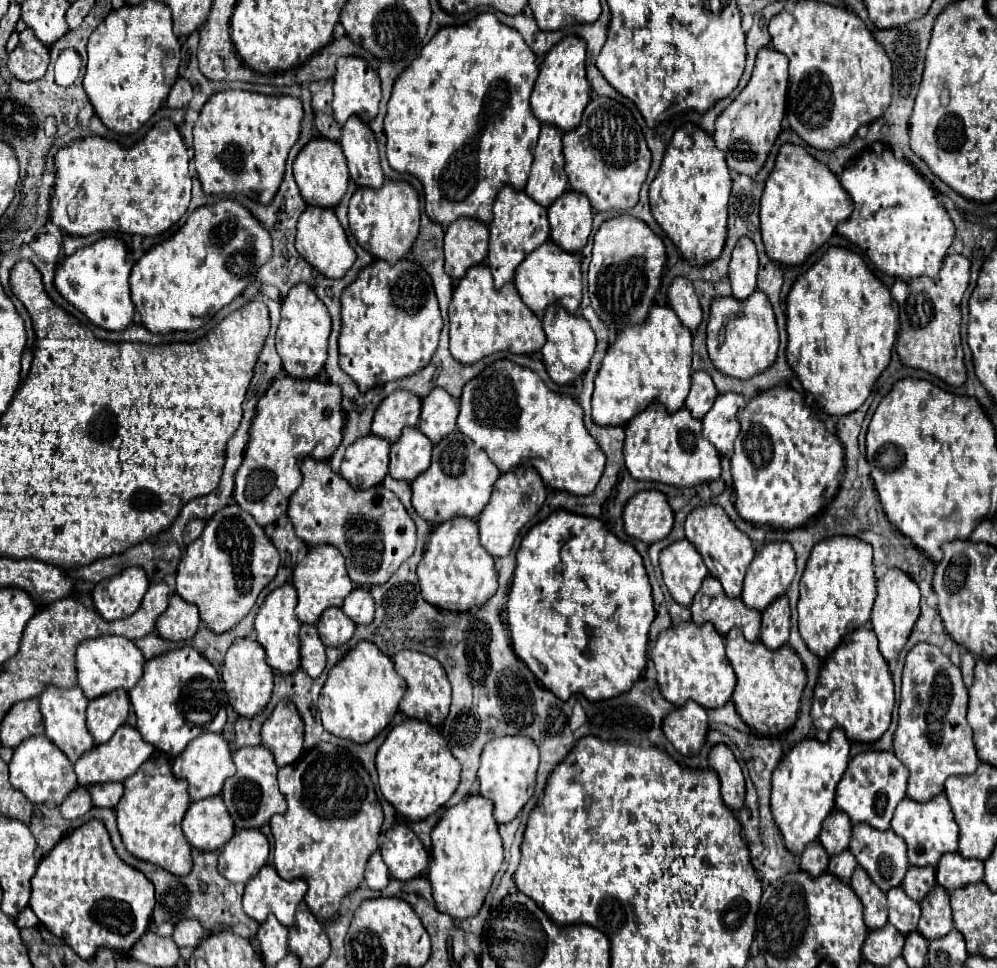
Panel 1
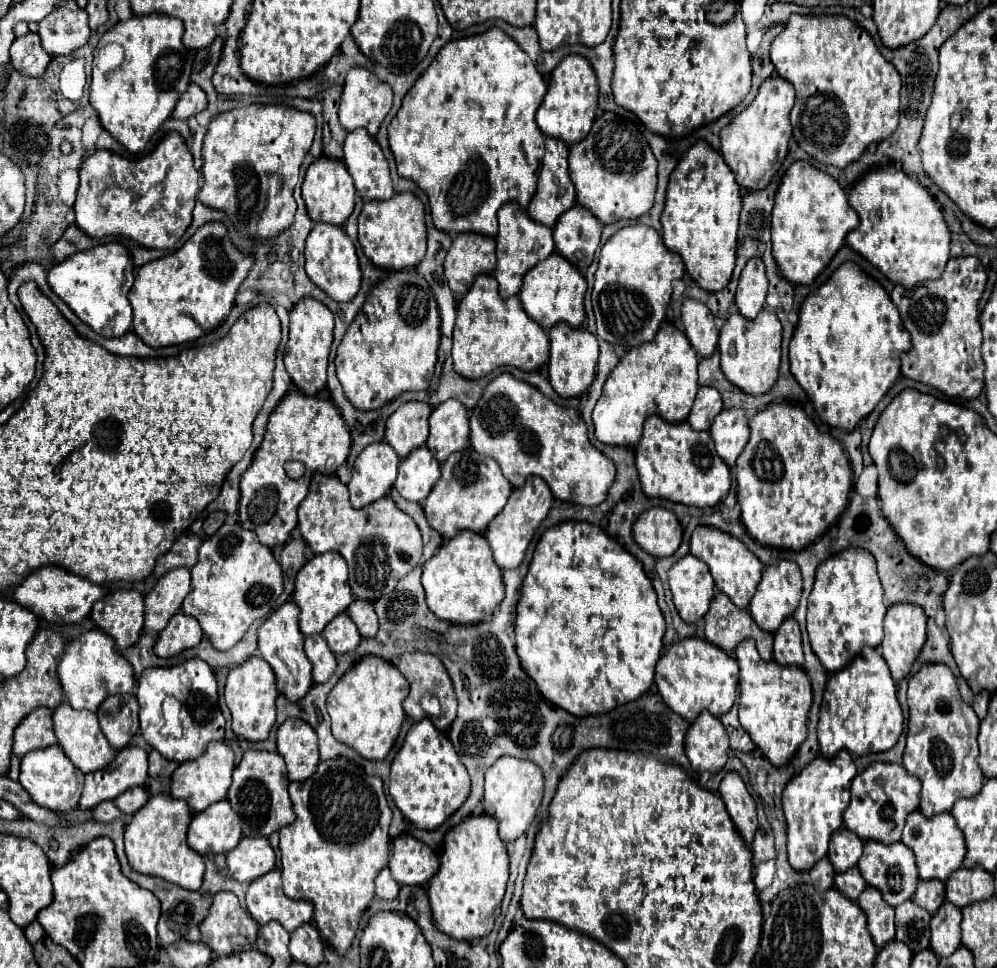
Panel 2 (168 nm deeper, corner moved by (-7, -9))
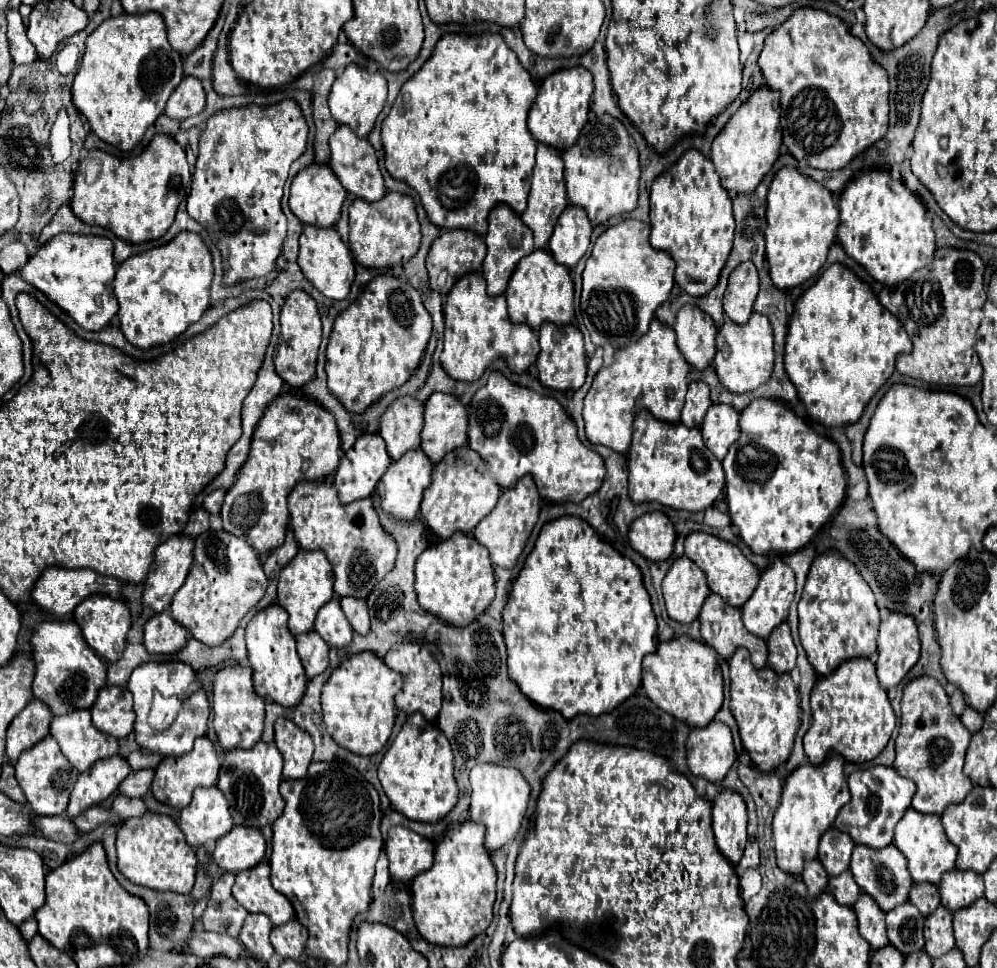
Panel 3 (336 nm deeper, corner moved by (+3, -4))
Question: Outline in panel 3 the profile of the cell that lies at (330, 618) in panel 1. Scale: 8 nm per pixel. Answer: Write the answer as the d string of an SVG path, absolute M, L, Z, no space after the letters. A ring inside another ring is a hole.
M331 599L319 609L315 631L323 637L323 641L327 641L329 647L347 647L351 643L353 629L341 611L339 599Z

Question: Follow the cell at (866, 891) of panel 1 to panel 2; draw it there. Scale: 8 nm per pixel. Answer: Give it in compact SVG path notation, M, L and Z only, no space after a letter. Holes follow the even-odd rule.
M865 888L865 892L859 896L859 906L867 914L867 928L873 936L873 942L877 948L883 948L887 942L895 938L895 926L893 926L893 908L881 900L881 892L875 888Z

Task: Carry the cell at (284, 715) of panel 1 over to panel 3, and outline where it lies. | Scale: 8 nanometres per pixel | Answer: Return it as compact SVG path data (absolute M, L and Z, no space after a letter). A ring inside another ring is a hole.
M277 719L275 723L275 745L279 747L285 765L285 779L303 779L307 775L307 767L313 759L313 739L299 729L289 719Z

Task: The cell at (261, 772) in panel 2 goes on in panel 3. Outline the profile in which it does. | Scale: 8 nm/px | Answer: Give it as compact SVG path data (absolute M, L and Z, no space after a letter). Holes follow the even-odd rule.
M259 741L253 749L235 749L229 751L223 759L217 787L223 791L229 811L233 815L235 825L245 825L245 827L255 827L261 829L269 823L273 823L285 807L285 801L279 795L279 783L281 783L281 767L283 767L283 757L275 743L263 743Z

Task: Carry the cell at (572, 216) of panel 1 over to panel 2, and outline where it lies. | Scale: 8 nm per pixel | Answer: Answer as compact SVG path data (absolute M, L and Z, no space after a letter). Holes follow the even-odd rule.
M575 204L569 212L561 214L553 226L555 248L581 272L593 262L595 250L599 246L603 224L589 212L589 208Z

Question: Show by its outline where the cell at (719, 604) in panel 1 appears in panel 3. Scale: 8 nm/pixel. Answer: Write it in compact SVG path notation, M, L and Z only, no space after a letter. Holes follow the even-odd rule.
M711 593L703 603L703 609L699 613L699 623L701 623L701 635L703 635L705 643L711 645L723 659L729 659L739 647L745 647L751 653L751 661L753 661L755 669L765 667L765 663L767 663L767 643L761 637L755 637L745 629L745 625L741 621L741 609L727 605L719 595Z

